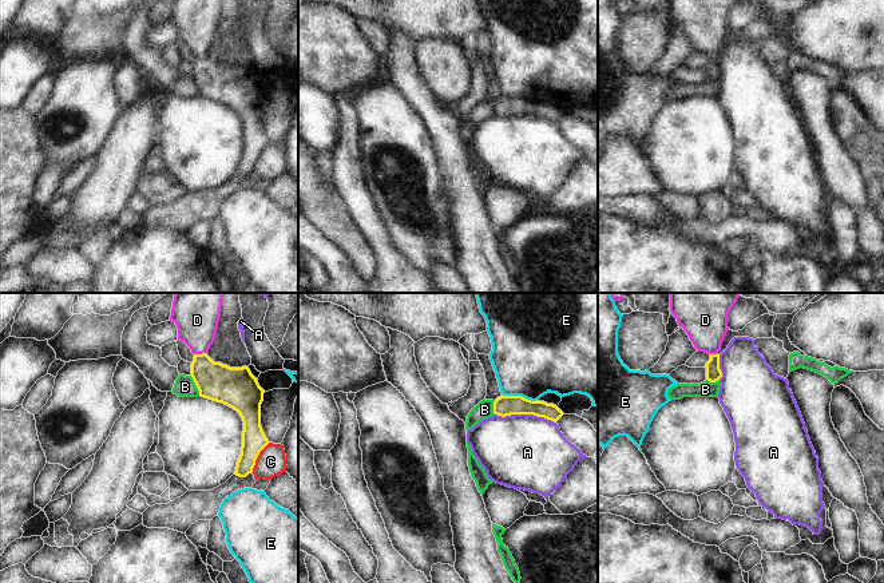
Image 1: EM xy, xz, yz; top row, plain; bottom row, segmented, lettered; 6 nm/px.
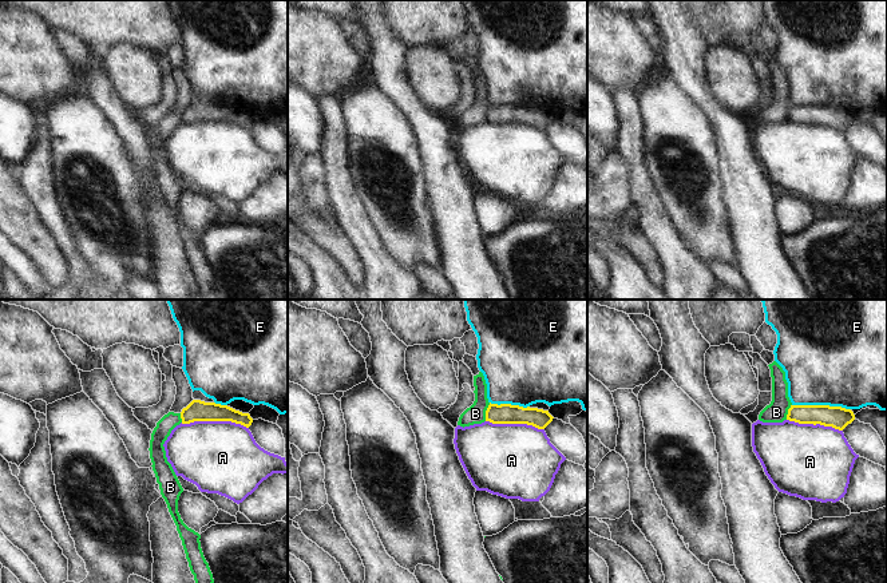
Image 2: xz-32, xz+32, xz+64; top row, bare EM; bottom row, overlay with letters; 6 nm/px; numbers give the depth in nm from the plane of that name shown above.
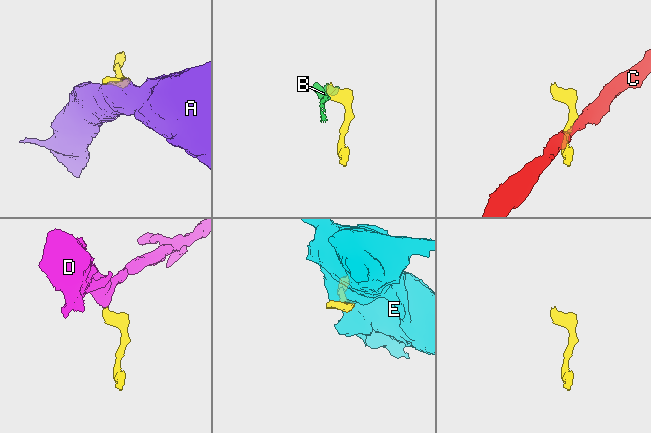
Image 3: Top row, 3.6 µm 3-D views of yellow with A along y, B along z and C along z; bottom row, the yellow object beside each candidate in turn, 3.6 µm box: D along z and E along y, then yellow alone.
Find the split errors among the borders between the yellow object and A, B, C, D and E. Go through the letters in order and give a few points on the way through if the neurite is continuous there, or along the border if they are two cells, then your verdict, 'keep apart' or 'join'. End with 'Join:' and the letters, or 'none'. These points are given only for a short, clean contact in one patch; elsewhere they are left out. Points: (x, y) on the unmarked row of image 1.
A: border along xz (495, 114), (502, 117), (536, 115), (555, 123); keep apart
B: border along xy (190, 76), (199, 95); keep apart
C: keep apart
D: runs through xy (215, 82), (203, 70), (199, 55), (197, 20); join
E: keep apart
Join: D

